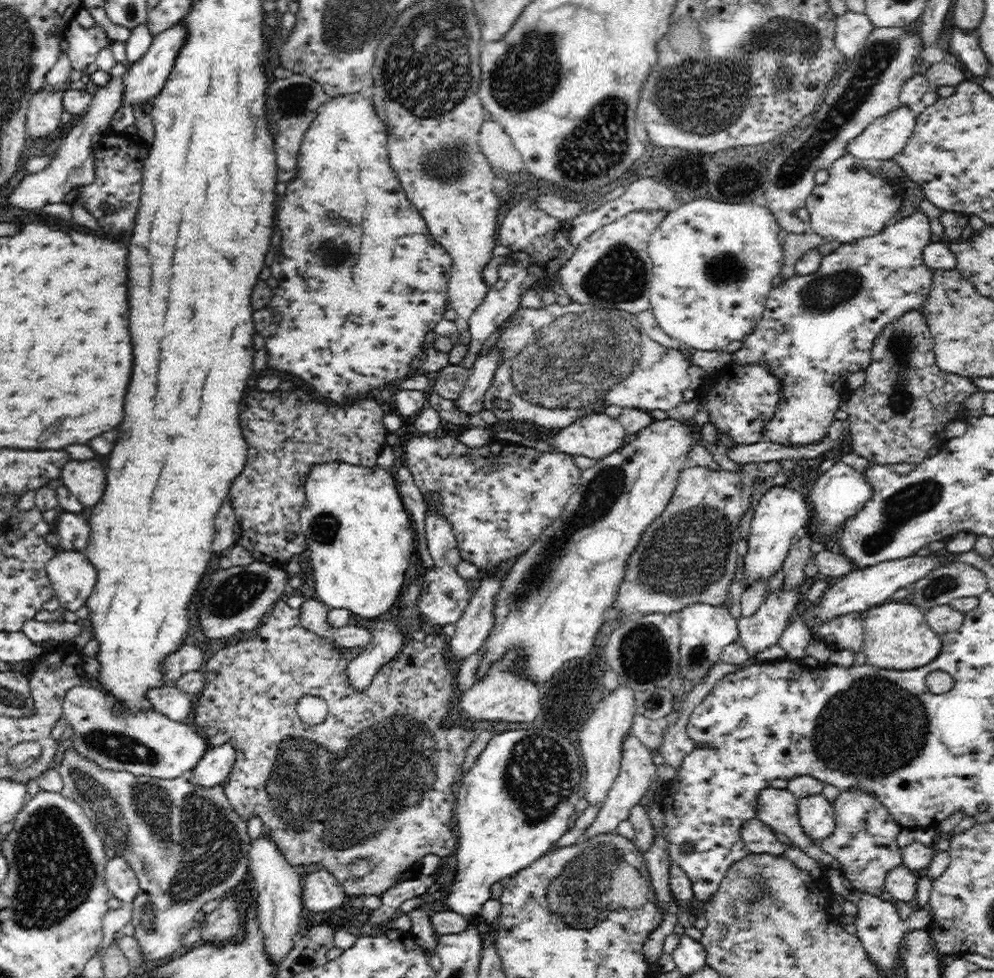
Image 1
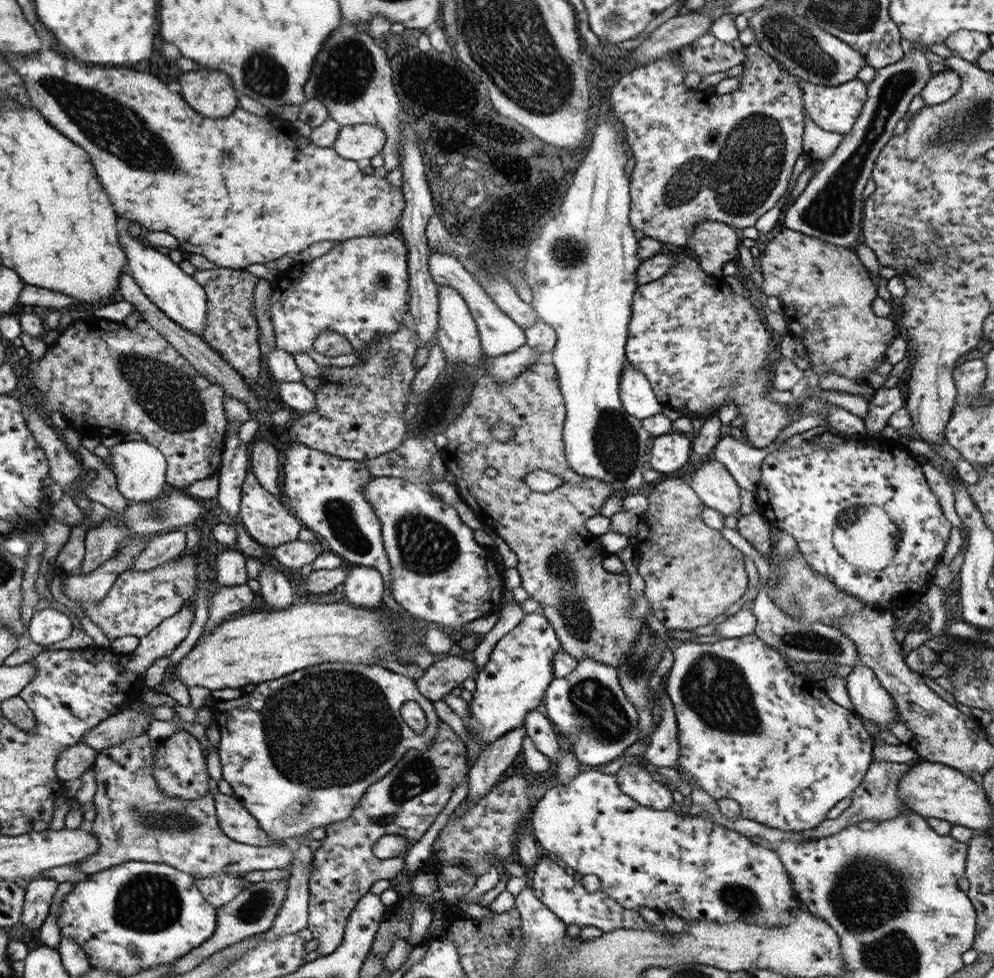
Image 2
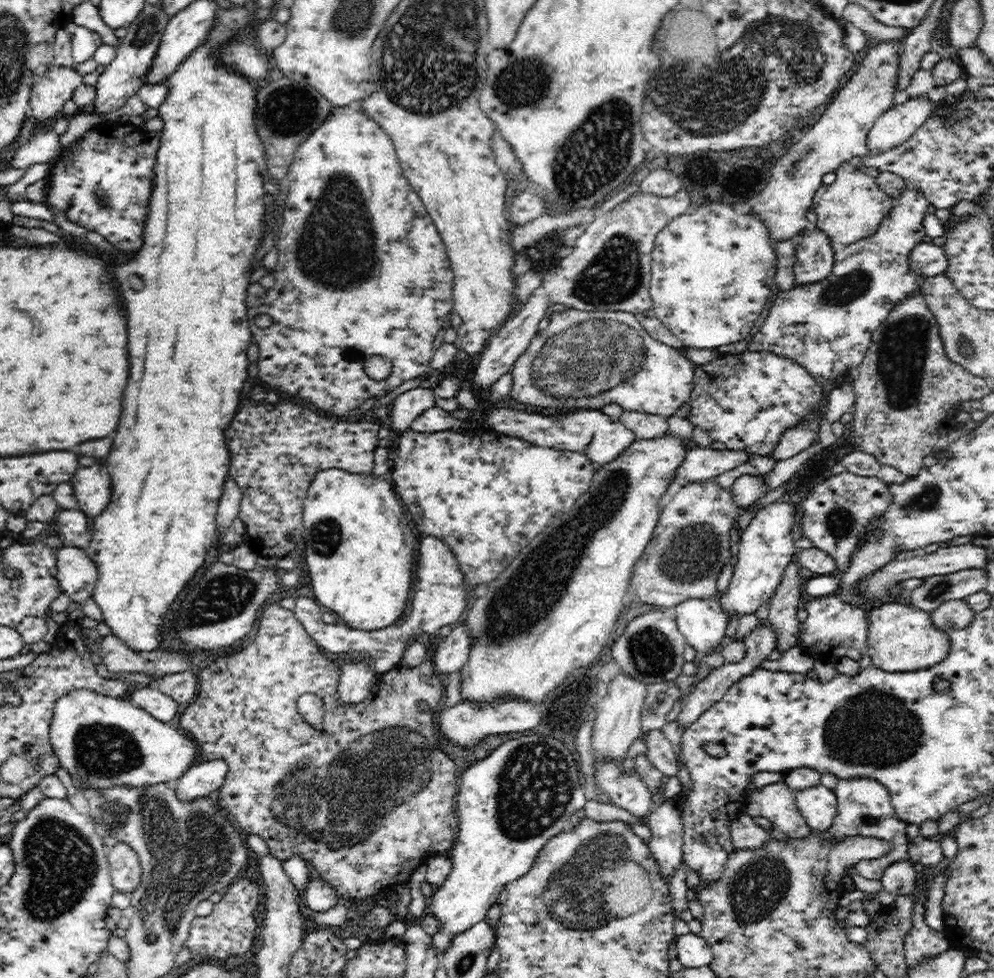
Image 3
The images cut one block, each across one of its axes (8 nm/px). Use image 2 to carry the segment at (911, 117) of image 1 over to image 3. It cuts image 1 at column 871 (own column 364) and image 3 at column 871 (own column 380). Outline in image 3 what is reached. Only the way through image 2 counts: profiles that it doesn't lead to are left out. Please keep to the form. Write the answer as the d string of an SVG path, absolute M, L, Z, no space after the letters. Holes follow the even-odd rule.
M928 95L912 97L902 104L894 104L878 117L866 136L866 147L870 154L878 154L900 146L930 118L936 106Z

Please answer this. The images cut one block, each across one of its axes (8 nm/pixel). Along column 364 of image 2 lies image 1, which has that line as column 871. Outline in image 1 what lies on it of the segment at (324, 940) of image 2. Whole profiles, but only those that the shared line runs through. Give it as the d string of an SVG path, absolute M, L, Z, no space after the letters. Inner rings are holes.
M859 790L841 792L833 802L833 807L835 829L820 842L821 849L839 861L839 870L848 879L851 888L880 897L880 892L885 890L885 878L889 870L902 865L901 847L896 843L896 836L902 832L903 826L887 814L886 808L874 796L867 796Z

